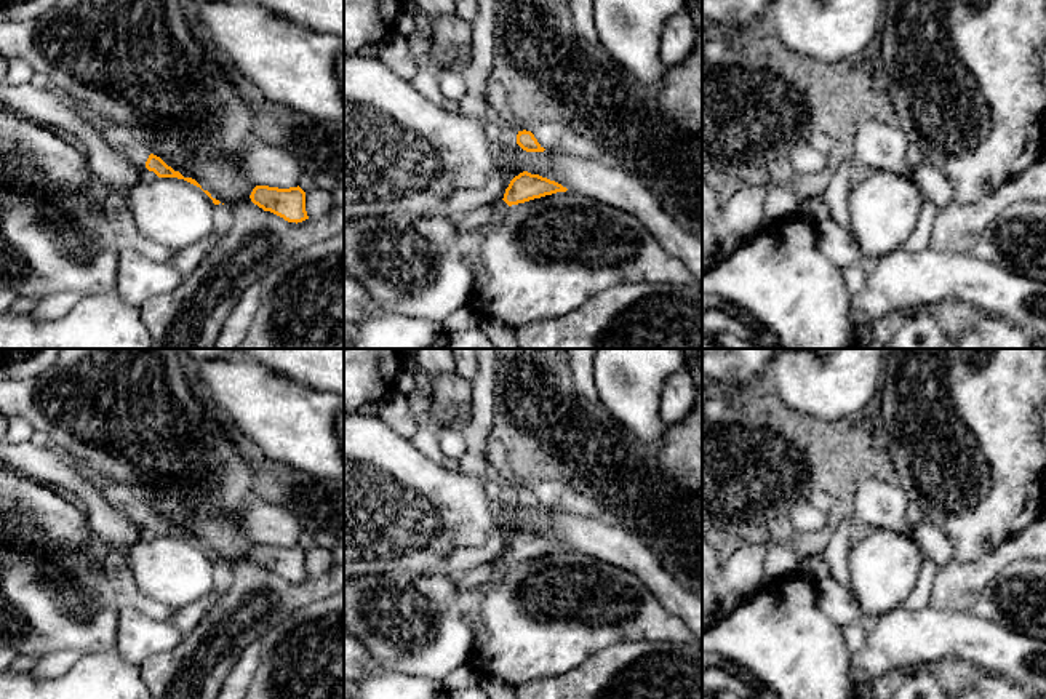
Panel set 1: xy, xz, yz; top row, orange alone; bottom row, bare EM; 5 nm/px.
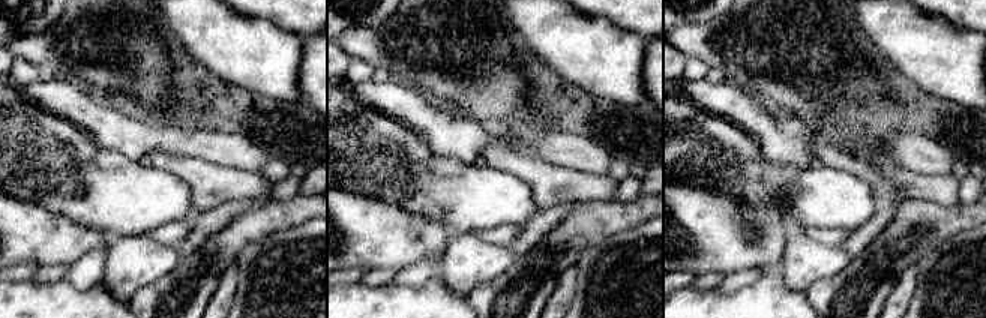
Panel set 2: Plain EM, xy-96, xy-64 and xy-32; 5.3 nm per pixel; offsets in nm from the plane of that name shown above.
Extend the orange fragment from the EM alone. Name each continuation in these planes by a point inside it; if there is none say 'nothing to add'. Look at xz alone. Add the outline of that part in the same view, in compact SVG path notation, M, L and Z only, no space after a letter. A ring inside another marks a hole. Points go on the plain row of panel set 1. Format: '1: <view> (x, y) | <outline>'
1: xz (464, 583) | M497 558L493 563L478 566L473 571L469 571L464 574L453 574L457 592L465 593L465 592L472 590L473 587L486 582L491 576L493 569L502 563L509 565L504 558Z

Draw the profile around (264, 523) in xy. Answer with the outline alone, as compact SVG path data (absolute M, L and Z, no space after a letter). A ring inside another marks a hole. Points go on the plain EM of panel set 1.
M251 501L240 517L240 528L256 542L278 547L299 544L301 523L288 509Z

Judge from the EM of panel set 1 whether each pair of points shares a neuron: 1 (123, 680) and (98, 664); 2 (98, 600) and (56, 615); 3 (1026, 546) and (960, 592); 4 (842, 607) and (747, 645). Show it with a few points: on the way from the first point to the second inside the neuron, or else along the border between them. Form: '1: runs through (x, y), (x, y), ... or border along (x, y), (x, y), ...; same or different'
1: runs through (117, 680), (104, 671); same
2: runs through (88, 600), (69, 602), (66, 605); same
3: runs through (1010, 552), (976, 576); same
4: border along (816, 586), (819, 608), (842, 629); different

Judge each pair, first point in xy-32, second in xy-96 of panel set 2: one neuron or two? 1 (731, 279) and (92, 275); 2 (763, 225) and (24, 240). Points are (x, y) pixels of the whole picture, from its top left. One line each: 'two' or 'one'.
1: one
2: one

